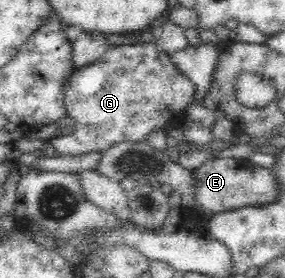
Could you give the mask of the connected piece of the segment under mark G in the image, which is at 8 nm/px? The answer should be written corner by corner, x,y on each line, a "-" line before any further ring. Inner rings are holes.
153,42
109,46
95,63
77,68
69,79
69,85
65,87
66,115
75,119
74,132
49,138
48,141
54,153
61,156
79,155
89,151
101,152
121,141
143,142
151,131
164,130
165,123
181,124
185,107
189,105
193,93
194,86
191,81
175,68
169,54
159,52

